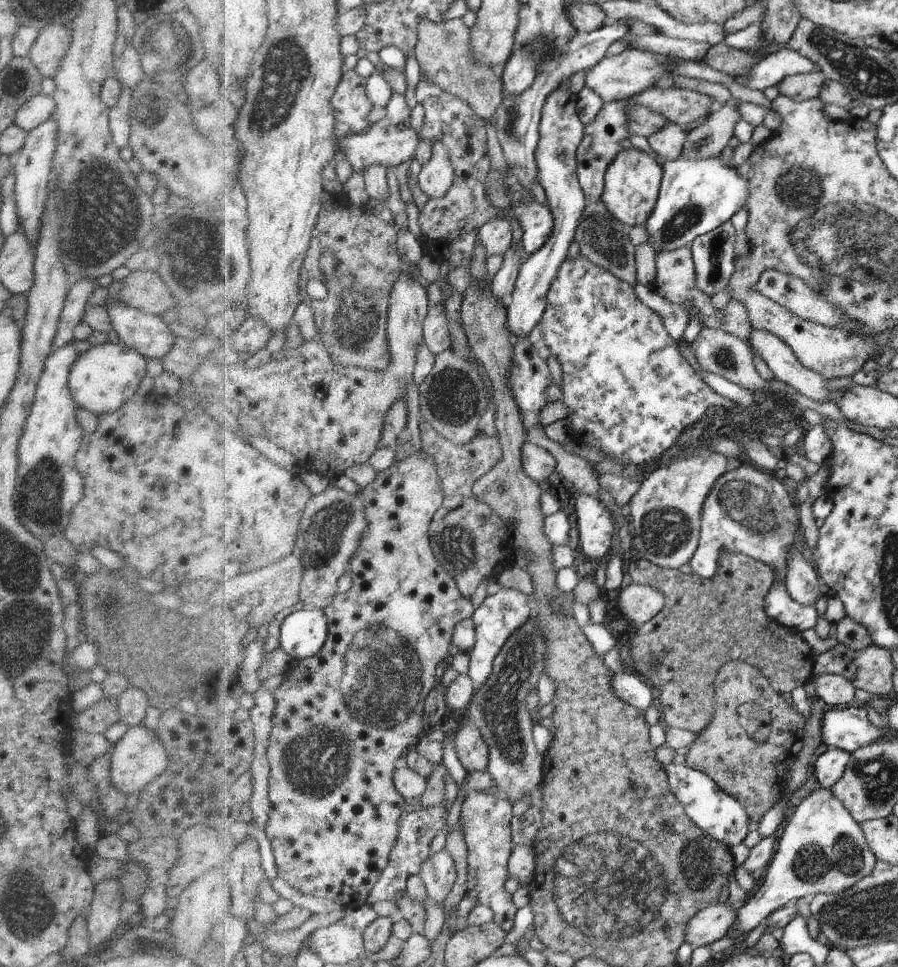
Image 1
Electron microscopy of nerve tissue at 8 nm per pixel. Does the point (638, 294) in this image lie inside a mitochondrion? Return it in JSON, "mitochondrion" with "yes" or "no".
{"mitochondrion":"no"}

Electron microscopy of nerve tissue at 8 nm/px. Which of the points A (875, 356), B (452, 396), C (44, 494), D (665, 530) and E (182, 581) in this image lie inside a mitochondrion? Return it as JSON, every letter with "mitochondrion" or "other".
{"A":"other","B":"mitochondrion","C":"mitochondrion","D":"mitochondrion","E":"other"}

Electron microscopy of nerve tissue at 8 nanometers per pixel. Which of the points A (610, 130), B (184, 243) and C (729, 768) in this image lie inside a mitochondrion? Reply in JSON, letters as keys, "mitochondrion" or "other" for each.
{"A":"other","B":"mitochondrion","C":"mitochondrion"}

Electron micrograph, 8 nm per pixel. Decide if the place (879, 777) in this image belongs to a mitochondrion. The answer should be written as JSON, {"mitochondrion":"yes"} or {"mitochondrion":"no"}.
{"mitochondrion":"yes"}

